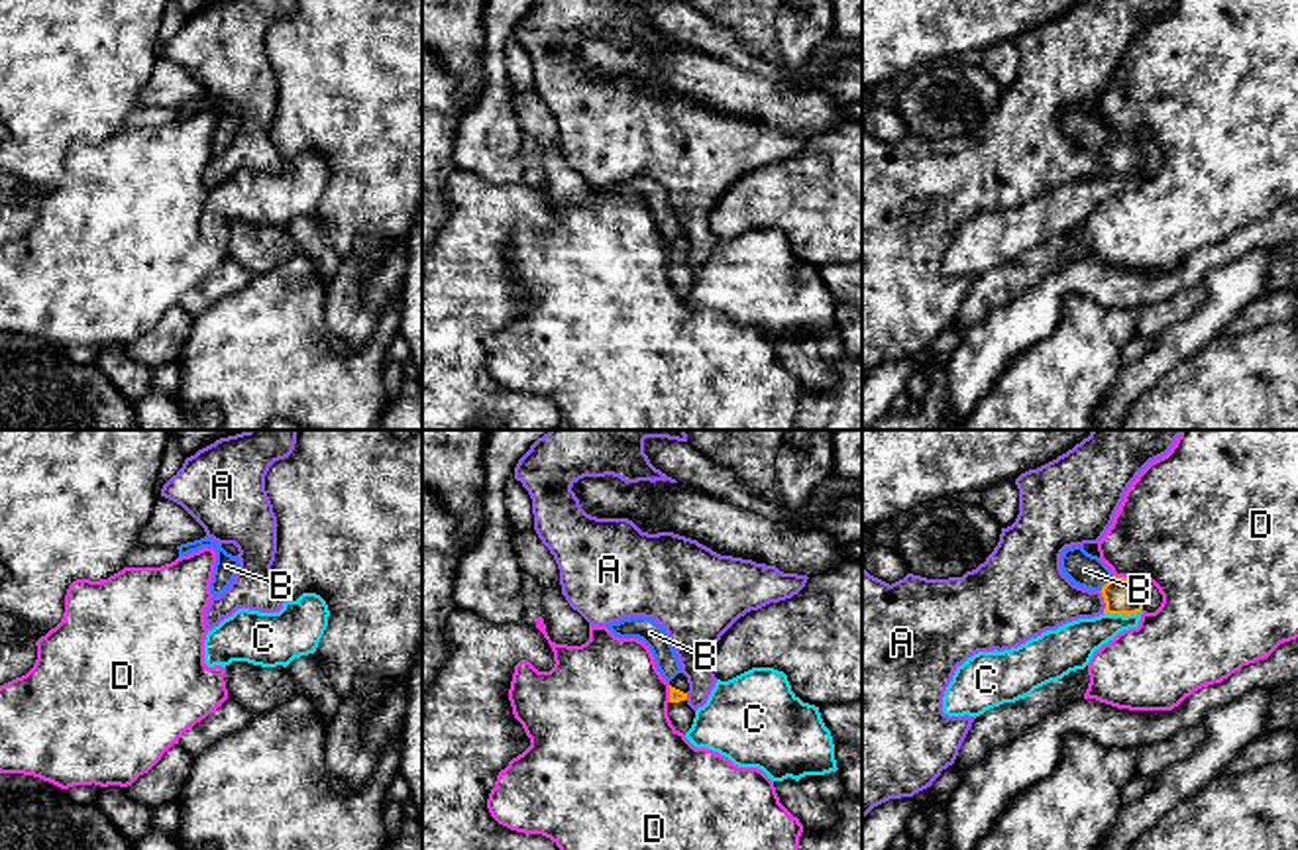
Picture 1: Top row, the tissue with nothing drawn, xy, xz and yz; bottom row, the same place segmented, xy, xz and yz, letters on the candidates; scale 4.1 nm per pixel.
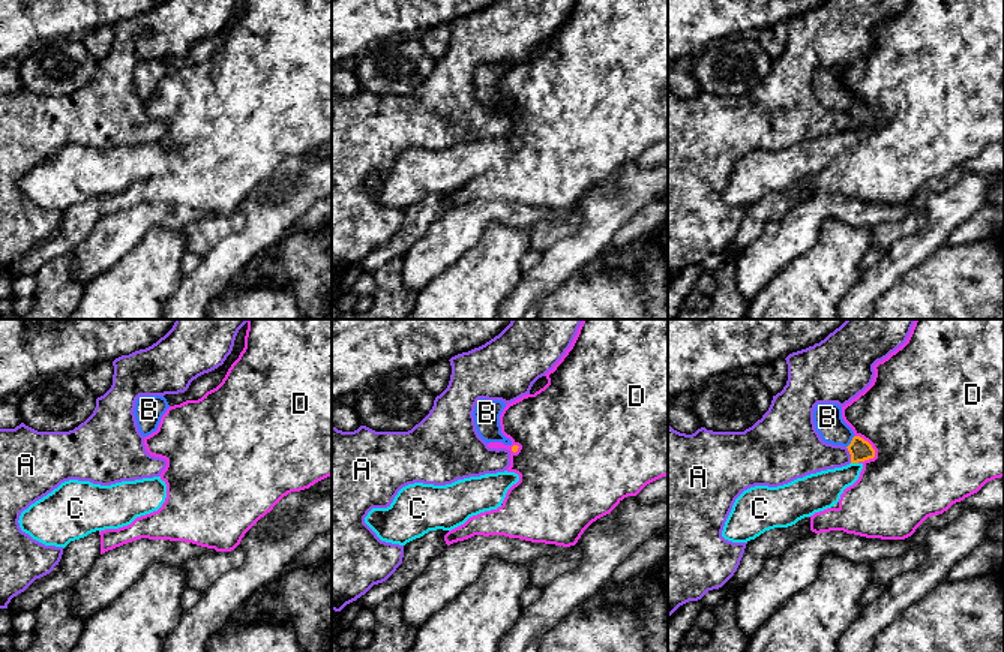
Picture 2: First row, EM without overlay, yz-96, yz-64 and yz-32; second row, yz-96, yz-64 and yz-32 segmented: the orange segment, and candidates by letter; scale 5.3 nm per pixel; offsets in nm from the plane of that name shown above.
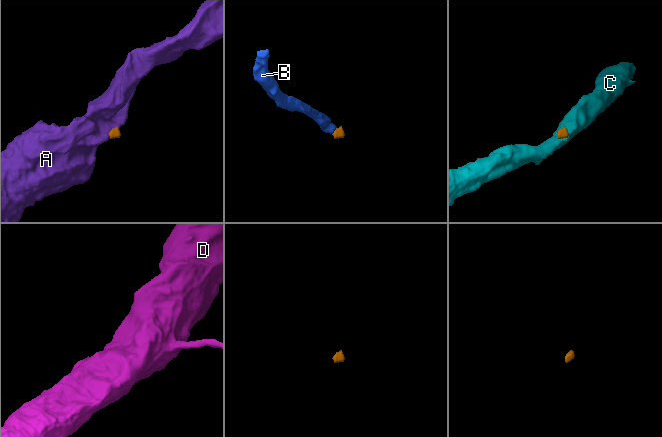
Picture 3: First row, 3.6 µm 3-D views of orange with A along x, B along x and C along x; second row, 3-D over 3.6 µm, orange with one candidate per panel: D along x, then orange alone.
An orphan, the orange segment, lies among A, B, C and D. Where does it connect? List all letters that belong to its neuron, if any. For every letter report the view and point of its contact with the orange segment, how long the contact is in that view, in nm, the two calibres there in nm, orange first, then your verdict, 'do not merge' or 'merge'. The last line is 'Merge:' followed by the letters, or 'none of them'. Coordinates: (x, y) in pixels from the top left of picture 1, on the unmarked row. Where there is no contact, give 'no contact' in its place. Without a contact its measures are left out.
A: yz (1104, 161) | 100 nm | 160/260 nm | do not merge
B: yz (1106, 144) | 90 nm | 160/140 nm | merge
C: yz (1122, 173) | 160 nm | 160/190 nm | do not merge
D: yz (1126, 138) | 110 nm | 160/420 nm | do not merge
Merge: B

